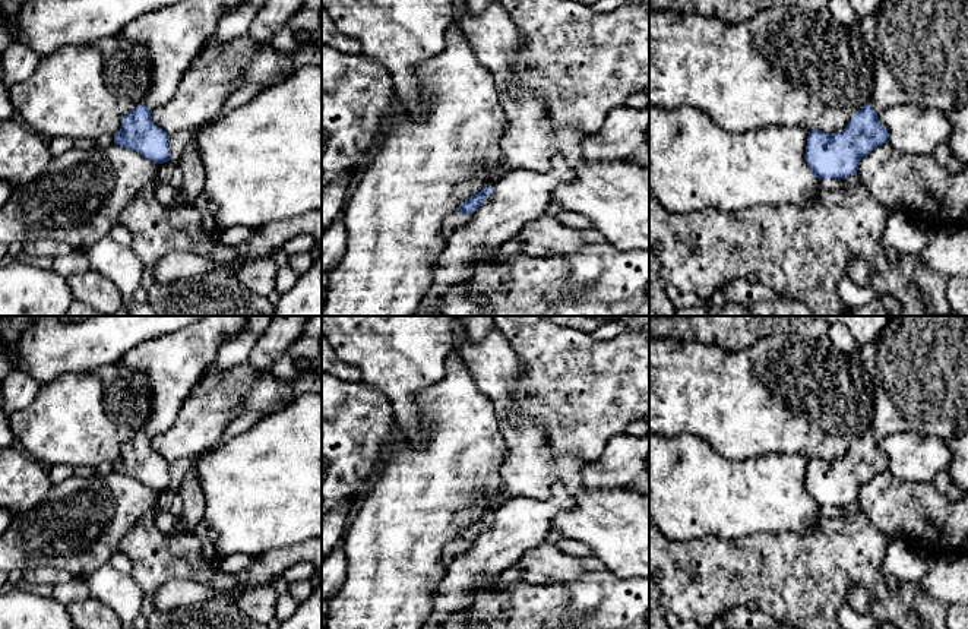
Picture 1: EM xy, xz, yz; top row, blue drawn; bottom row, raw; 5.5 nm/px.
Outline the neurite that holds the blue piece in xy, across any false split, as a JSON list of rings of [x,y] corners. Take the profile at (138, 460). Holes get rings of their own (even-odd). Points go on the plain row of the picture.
[[[203,316],[121,355],[116,367],[148,377],[151,414],[143,430],[123,445],[121,456],[114,462],[116,472],[156,491],[170,489],[170,462],[152,449],[152,437],[173,426],[183,402],[216,361],[221,345],[241,335],[246,326],[249,316]]]

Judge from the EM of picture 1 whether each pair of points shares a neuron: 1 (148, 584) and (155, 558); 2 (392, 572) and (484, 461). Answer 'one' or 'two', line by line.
1: one
2: one

